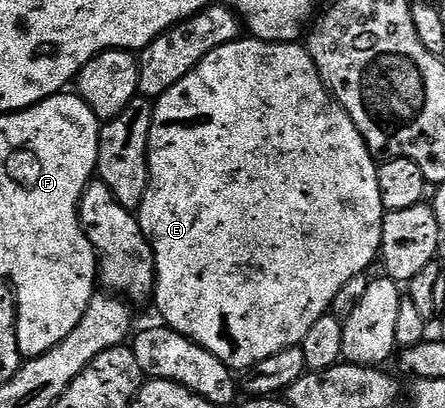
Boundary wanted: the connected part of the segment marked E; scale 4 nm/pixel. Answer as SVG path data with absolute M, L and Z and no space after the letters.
M243 36L236 42L229 42L204 56L184 80L172 84L168 92L161 94L153 103L152 109L154 115L150 121L150 139L148 140L148 149L146 149L146 165L148 167L148 185L144 192L144 200L140 208L136 211L138 227L146 235L146 240L150 244L150 250L154 253L154 292L152 295L153 305L158 305L158 310L162 313L161 321L169 329L175 330L177 334L183 334L186 338L191 338L197 346L203 346L212 356L216 356L224 365L229 366L231 371L245 372L254 366L260 360L268 360L268 356L276 356L276 352L284 352L293 346L301 347L304 336L308 336L308 328L320 320L322 314L327 313L333 307L336 292L348 284L348 280L365 275L366 269L370 265L375 265L376 259L380 254L381 231L380 225L384 217L382 201L380 200L377 167L375 155L370 153L366 147L365 140L360 136L360 132L352 124L352 120L347 114L342 113L337 102L334 101L322 78L318 74L316 64L312 60L309 49L305 45L295 44L294 42L264 42L253 36Z

